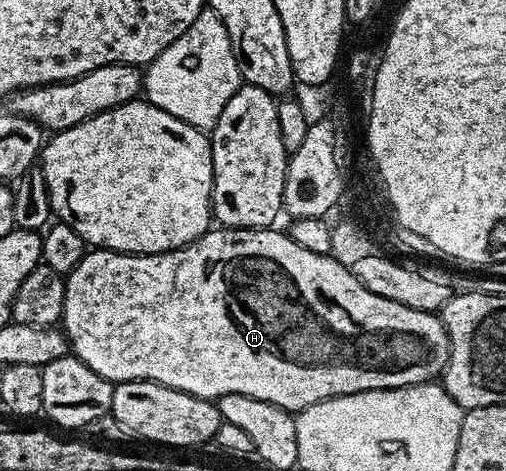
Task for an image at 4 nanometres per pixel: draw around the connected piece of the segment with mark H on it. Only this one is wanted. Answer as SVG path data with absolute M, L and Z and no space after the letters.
M224 227L204 230L201 238L176 251L163 251L159 255L127 255L123 251L106 249L88 250L87 256L65 279L65 305L61 330L67 337L70 350L75 351L78 362L89 365L93 373L105 377L113 385L118 383L147 380L172 387L197 398L217 401L222 395L248 395L261 401L269 401L281 409L298 413L314 403L336 399L342 395L356 395L362 391L388 391L398 387L412 387L418 383L430 383L442 376L447 367L451 342L442 318L438 314L409 309L409 305L397 305L389 297L377 297L369 293L361 281L352 273L345 262L338 263L334 254L322 255L301 249L290 234L283 235L276 229L253 227Z

